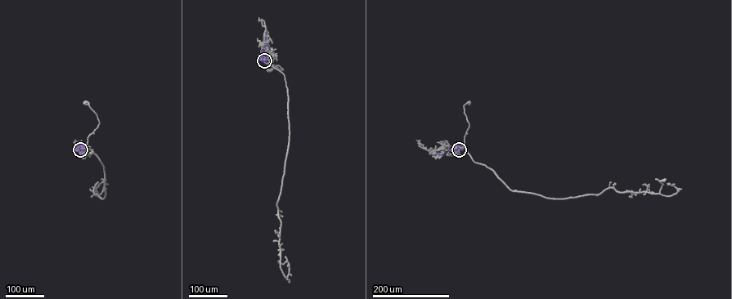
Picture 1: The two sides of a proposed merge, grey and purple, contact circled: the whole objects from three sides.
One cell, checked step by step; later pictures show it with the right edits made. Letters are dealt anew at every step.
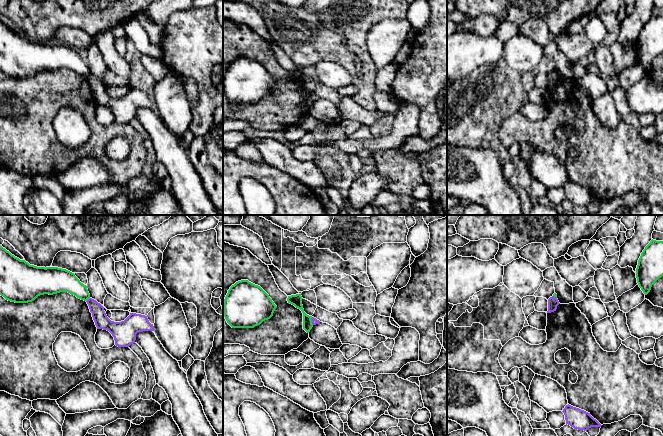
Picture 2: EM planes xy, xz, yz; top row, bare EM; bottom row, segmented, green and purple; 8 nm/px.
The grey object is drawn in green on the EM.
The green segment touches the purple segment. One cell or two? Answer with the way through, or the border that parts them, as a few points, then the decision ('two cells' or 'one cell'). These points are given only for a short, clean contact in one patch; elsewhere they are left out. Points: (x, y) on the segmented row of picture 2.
border along xy (89, 297), (86, 301); two cells

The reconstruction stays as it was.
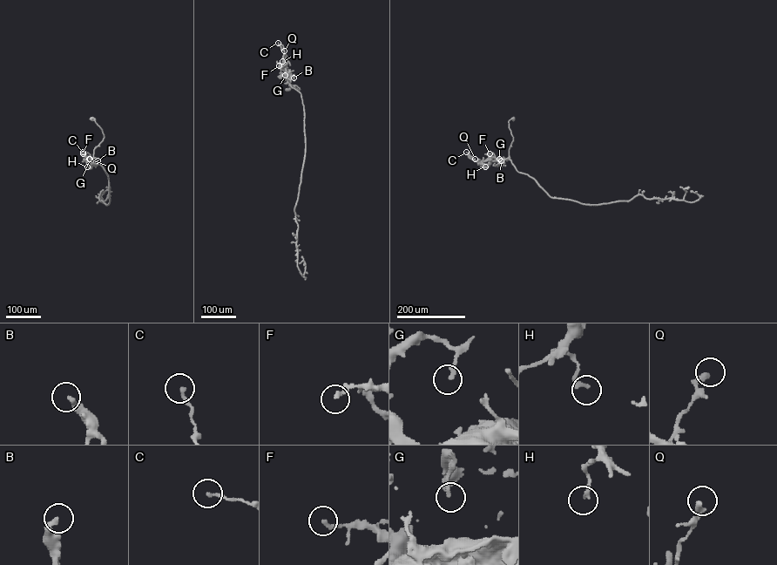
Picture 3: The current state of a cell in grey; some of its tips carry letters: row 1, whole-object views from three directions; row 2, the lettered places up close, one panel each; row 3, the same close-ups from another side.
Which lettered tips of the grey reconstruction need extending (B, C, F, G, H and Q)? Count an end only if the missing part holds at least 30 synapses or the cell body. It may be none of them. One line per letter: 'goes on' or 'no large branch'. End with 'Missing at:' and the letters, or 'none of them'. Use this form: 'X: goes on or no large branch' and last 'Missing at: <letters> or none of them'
B: no large branch
C: no large branch
F: no large branch
G: no large branch
H: no large branch
Q: no large branch
Missing at: none of them

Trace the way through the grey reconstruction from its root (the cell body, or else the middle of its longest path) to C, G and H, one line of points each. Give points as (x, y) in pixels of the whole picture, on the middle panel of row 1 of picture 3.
C: (287, 90), (291, 85), (300, 89), (289, 85), (283, 47), (278, 43)
G: (287, 90), (291, 85), (300, 89), (289, 85), (285, 75)
H: (287, 90), (291, 85), (300, 89), (289, 85), (283, 57), (282, 61)

